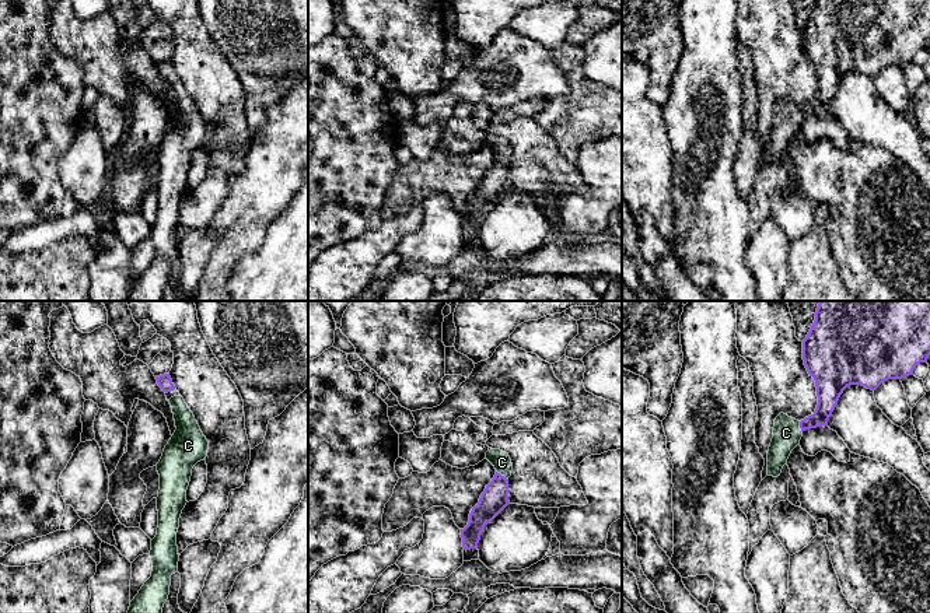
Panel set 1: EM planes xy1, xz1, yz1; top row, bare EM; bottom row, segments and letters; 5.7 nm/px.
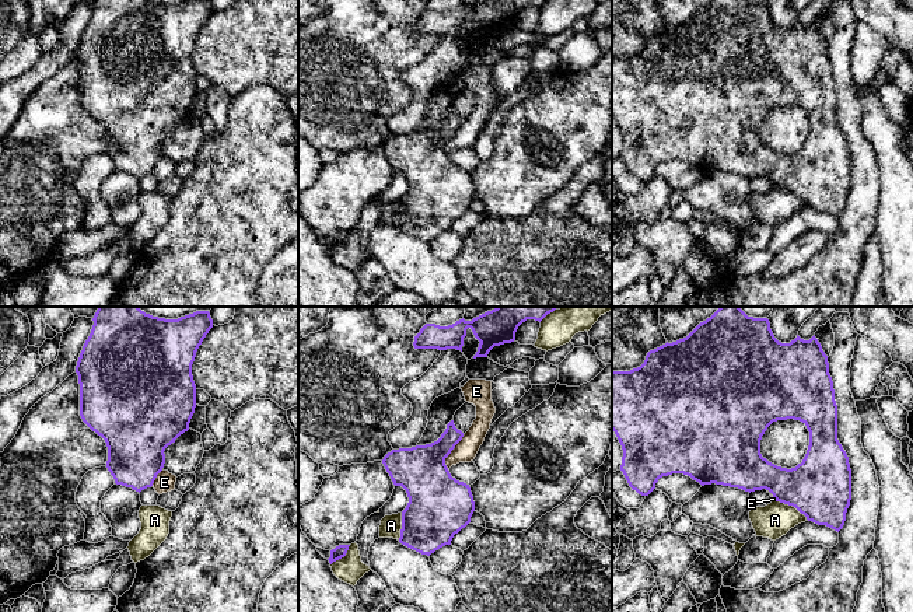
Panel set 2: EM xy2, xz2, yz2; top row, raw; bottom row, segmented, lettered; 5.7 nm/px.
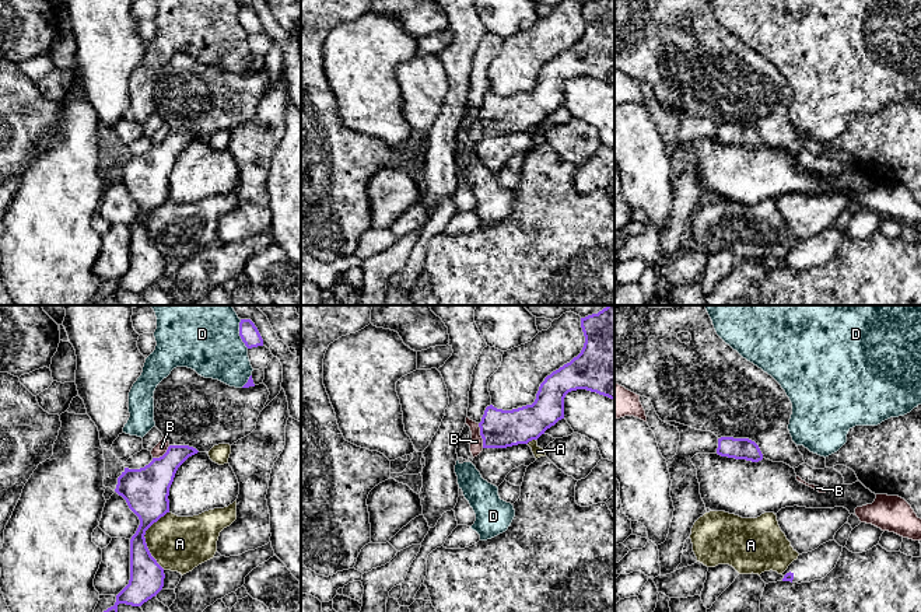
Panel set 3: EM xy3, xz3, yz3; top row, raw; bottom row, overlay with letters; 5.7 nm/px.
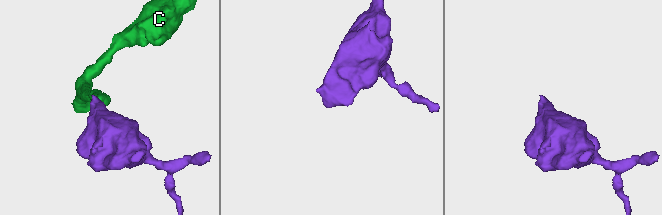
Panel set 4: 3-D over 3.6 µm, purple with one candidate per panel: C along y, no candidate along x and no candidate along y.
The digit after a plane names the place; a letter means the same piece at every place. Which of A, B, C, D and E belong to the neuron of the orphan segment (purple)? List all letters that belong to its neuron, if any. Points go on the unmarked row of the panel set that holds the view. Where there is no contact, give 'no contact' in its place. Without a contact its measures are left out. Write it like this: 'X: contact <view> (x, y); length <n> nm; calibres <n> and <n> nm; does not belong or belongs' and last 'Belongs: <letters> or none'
A: contact xy3 (144, 226); length 340 nm; calibres 240 and 320 nm; does not belong
B: contact xz3 (480, 121); length 150 nm; calibres 220 and 80 nm; does not belong
C: contact xz1 (500, 161); length 80 nm; calibres 160 and 110 nm; belongs
D: contact xy3 (240, 20); length 180 nm; calibres 110 and 360 nm; does not belong
E: contact xz2 (451, 136); length 220 nm; calibres 280 and 130 nm; does not belong
Belongs: C

